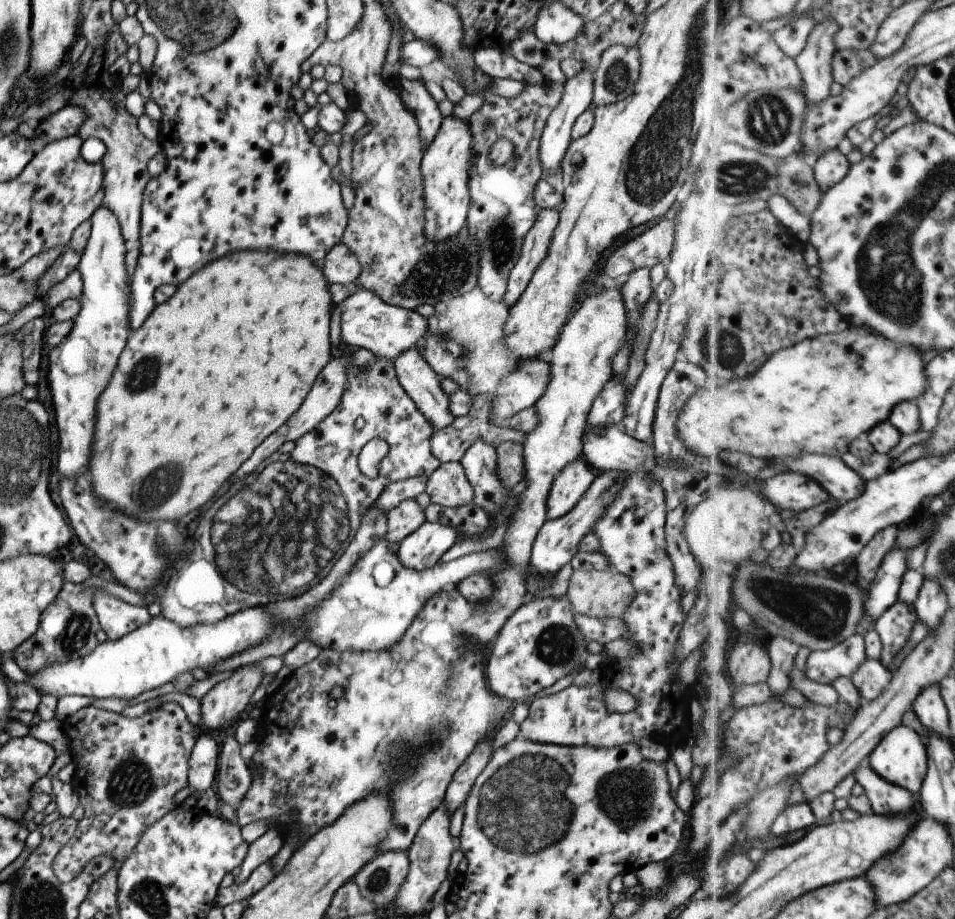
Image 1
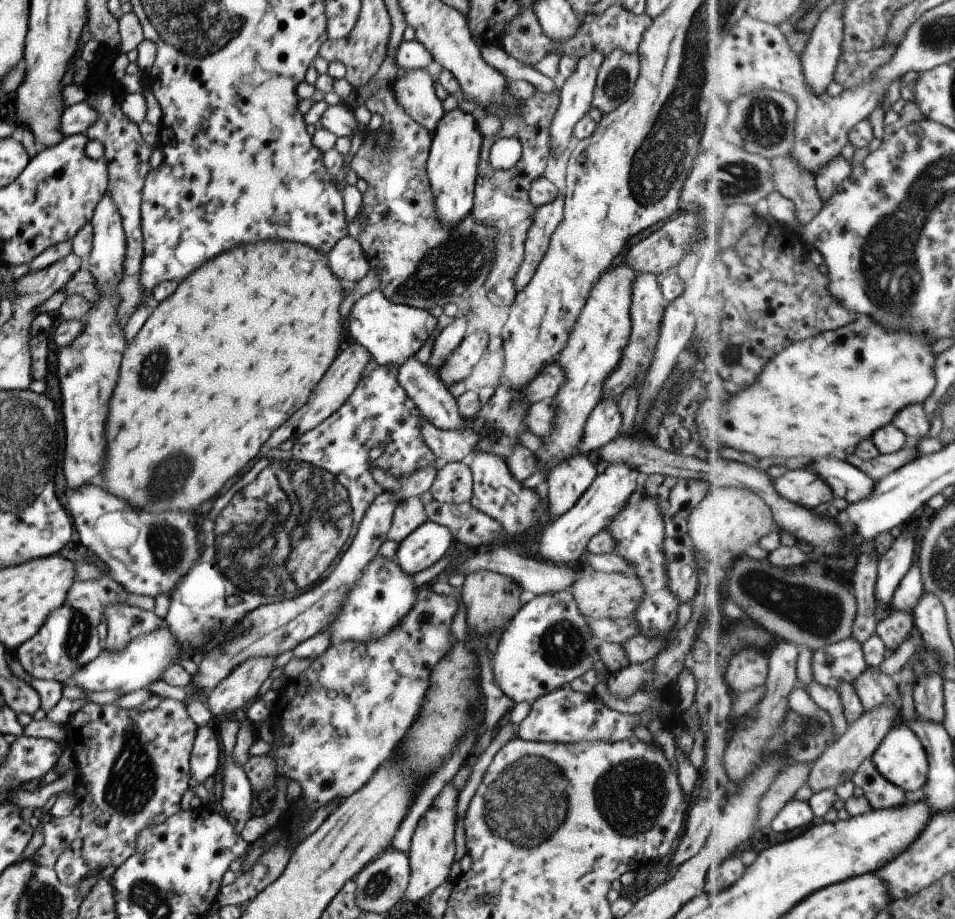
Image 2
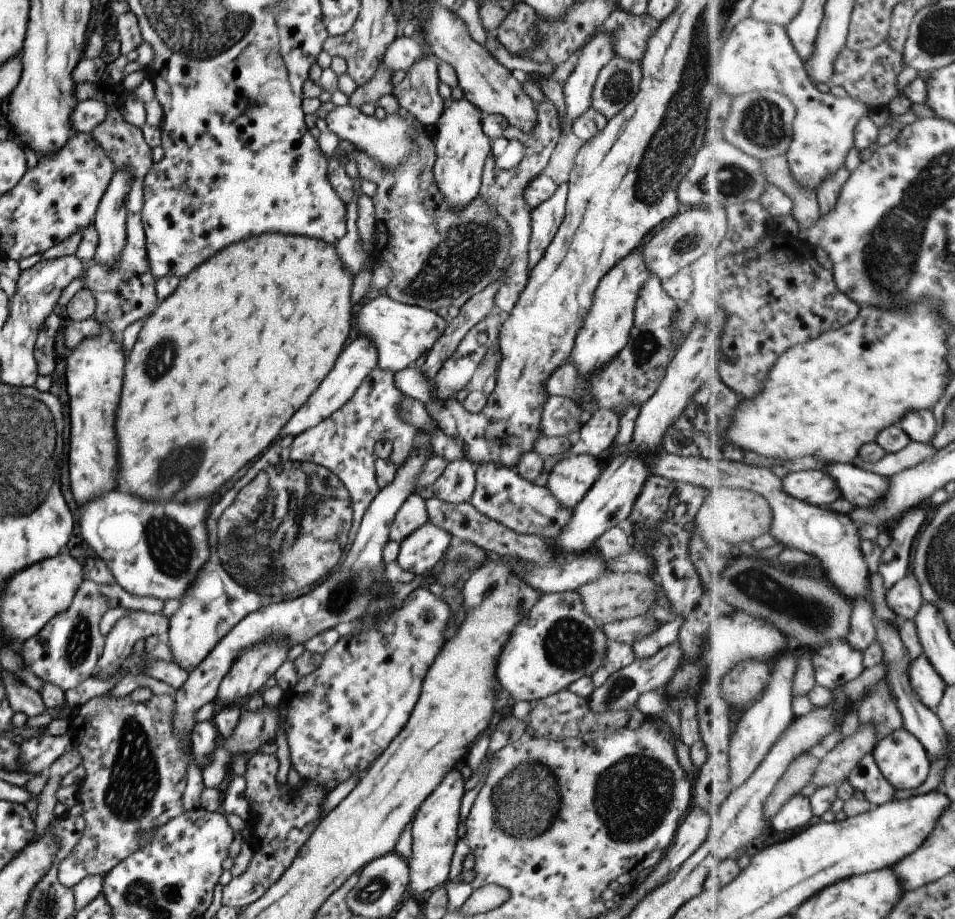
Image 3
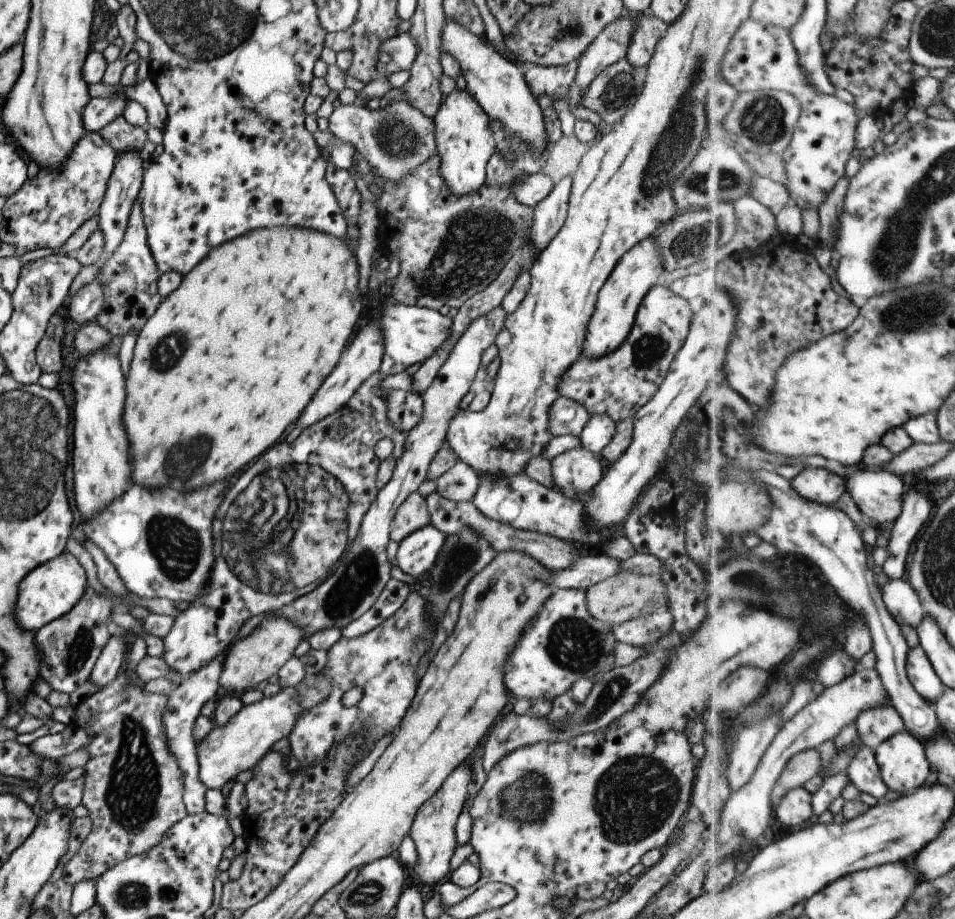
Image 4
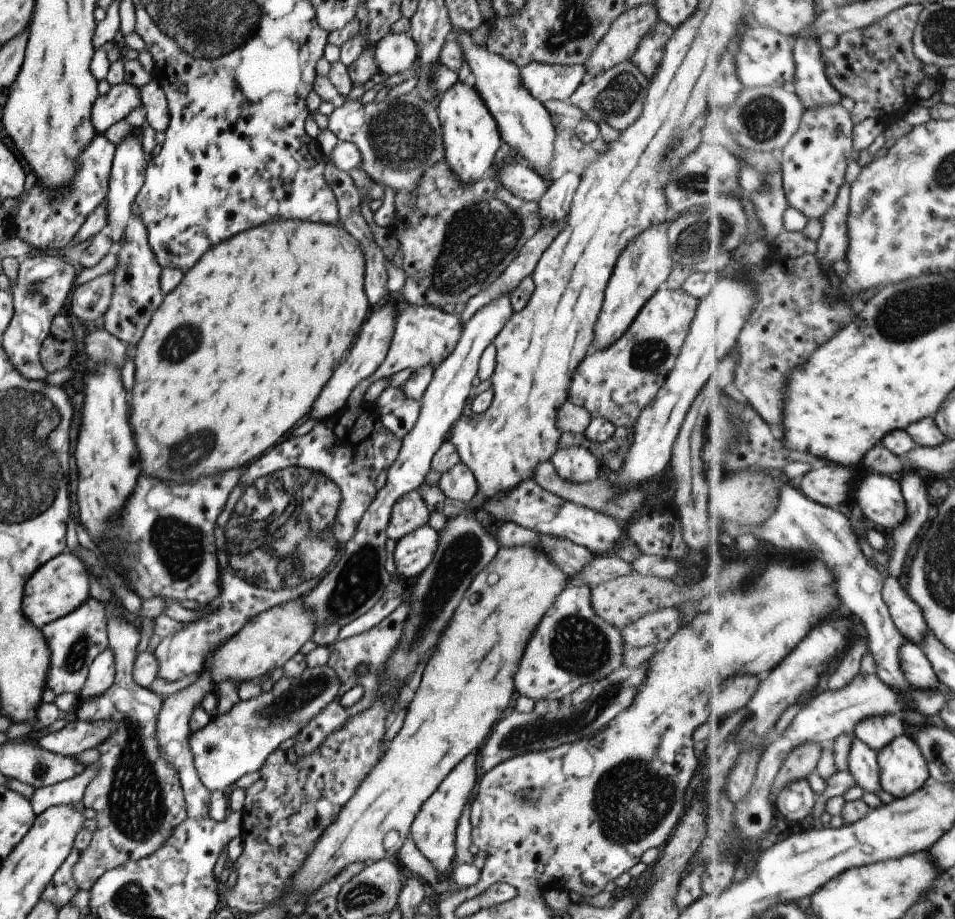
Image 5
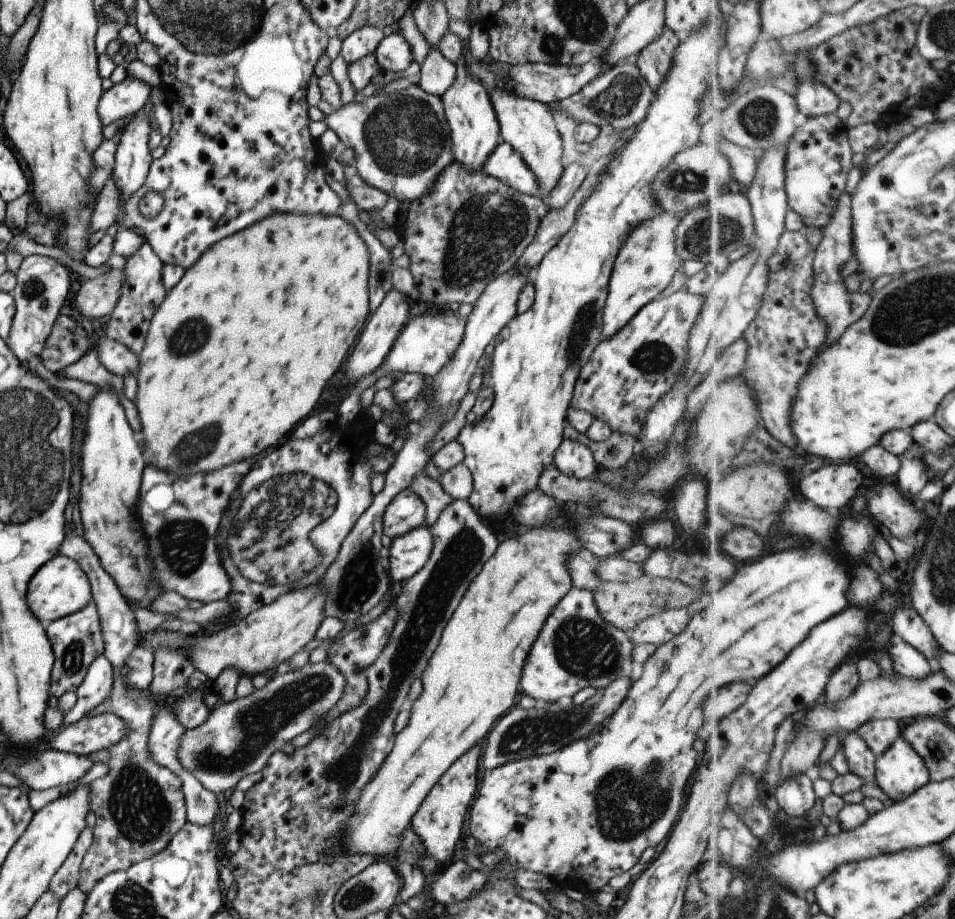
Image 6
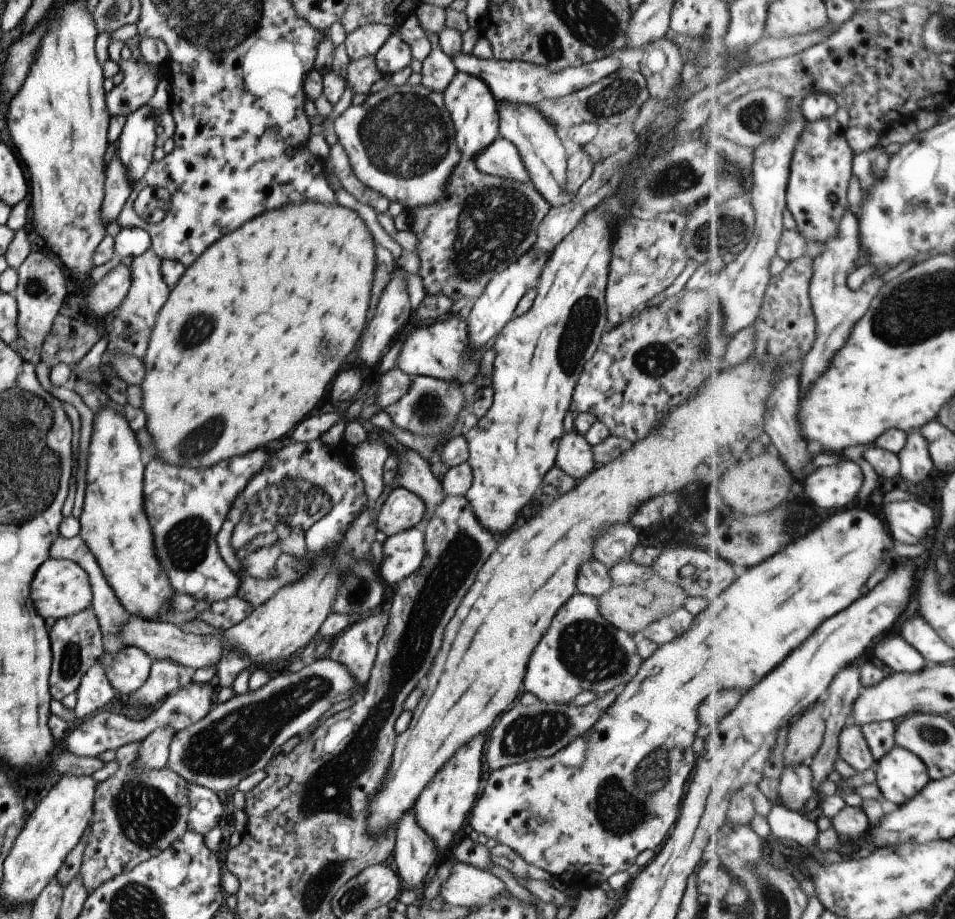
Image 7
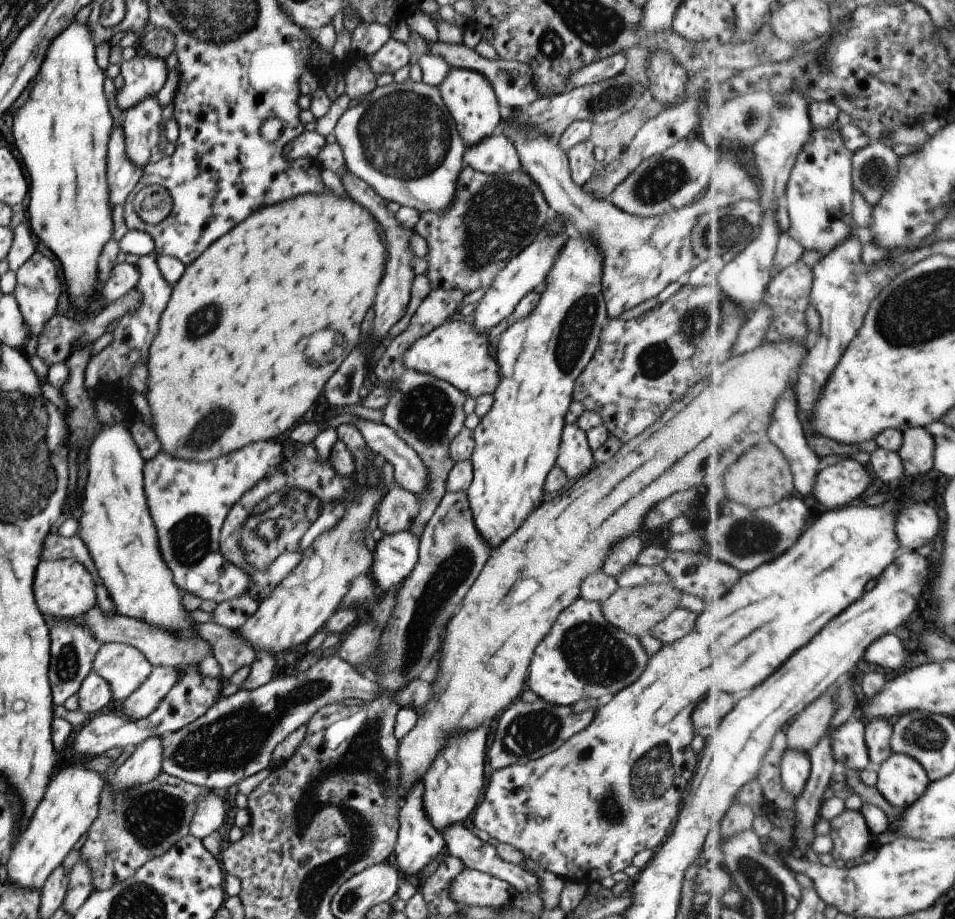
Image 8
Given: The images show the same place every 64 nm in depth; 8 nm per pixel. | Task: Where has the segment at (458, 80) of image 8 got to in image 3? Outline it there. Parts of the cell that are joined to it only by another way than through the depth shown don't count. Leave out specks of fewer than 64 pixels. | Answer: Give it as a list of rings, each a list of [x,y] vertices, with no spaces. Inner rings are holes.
[[[463,98],[453,102],[446,101],[441,116],[429,130],[435,154],[431,174],[437,190],[441,192],[441,200],[449,206],[449,210],[465,208],[479,192],[483,164],[493,143],[481,131],[483,117],[484,115],[473,104],[469,104]]]

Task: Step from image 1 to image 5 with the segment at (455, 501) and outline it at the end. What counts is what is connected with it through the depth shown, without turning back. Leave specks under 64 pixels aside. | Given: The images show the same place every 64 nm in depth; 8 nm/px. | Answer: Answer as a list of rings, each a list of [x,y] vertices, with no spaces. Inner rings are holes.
[[[455,464],[439,477],[437,486],[445,498],[469,504],[477,492],[477,484],[471,470],[465,464]]]

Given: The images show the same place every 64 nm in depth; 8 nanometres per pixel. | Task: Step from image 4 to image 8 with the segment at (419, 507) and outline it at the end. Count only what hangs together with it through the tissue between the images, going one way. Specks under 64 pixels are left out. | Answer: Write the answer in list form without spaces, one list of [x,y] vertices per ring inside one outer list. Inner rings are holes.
[[[392,484],[375,508],[372,527],[379,528],[383,535],[408,531],[416,517],[417,507],[412,492]]]

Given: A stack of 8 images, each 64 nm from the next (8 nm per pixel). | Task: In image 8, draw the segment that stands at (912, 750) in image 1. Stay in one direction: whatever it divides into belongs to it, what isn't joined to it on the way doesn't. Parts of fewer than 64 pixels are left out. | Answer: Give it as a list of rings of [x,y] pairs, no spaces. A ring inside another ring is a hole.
[[[893,753],[878,770],[878,791],[901,811],[907,810],[927,792],[930,778],[917,759]]]

